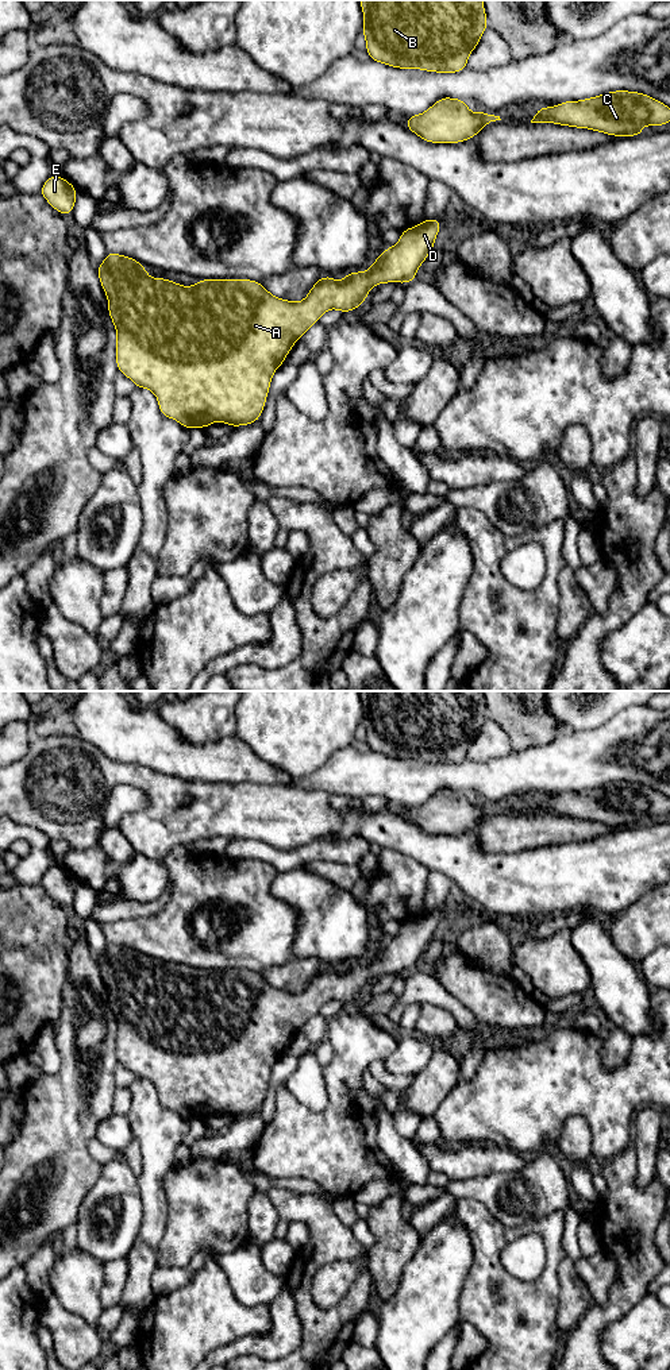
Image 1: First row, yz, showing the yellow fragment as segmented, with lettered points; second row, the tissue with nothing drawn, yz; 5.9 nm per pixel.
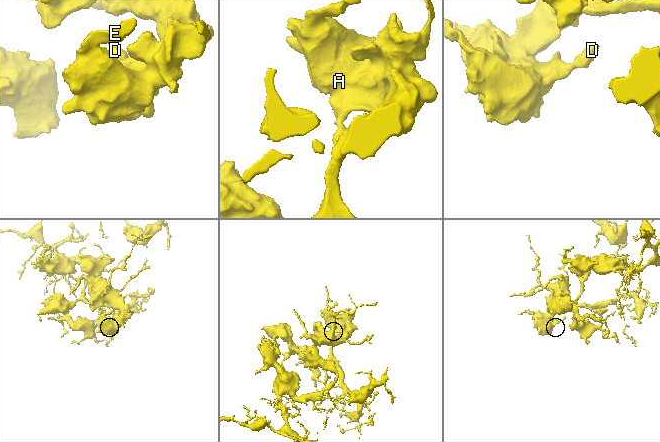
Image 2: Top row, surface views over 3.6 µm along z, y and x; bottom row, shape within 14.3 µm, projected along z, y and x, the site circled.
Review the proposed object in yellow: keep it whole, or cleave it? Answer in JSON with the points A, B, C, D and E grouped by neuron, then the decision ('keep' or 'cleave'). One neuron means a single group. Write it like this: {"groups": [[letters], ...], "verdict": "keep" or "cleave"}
{"groups": [["A", "B", "C", "D", "E"]], "verdict": "keep"}

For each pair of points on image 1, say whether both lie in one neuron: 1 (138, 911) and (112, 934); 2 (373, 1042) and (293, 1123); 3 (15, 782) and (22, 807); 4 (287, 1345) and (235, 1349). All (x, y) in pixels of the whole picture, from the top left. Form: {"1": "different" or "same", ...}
{"1": "different", "2": "same", "3": "same", "4": "same"}

